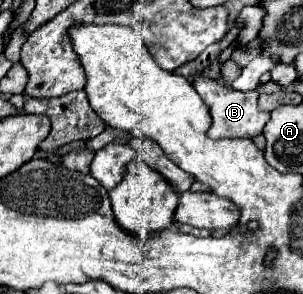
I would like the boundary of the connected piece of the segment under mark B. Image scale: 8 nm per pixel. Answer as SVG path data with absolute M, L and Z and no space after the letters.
M202 74L194 76L192 84L210 108L210 116L212 116L212 126L208 130L210 138L254 138L254 136L262 134L270 114L262 112L258 108L258 96L260 94L256 90L254 92L238 92L238 90L224 86L212 78L202 76Z

